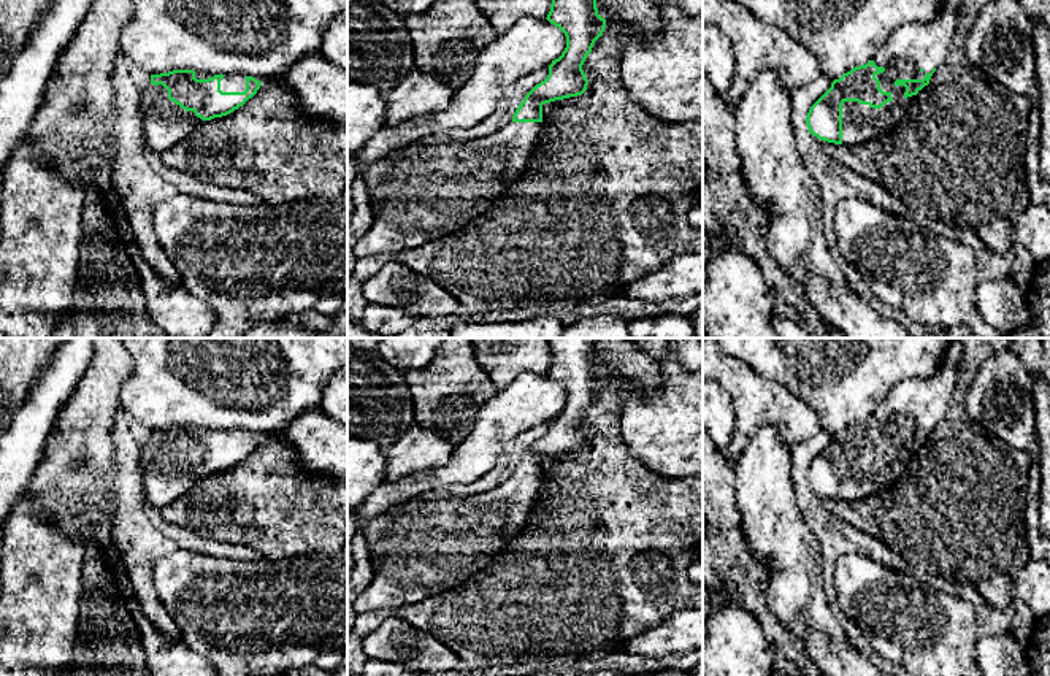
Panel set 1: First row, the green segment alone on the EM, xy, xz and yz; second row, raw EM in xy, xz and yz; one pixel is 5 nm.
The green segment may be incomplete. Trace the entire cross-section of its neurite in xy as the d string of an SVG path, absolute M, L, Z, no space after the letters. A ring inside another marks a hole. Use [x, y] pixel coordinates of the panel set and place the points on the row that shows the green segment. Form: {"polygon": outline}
{"polygon": "M173 70L151 75L151 84L143 90L140 102L148 148L162 154L201 122L243 106L260 86L259 79L244 73Z"}

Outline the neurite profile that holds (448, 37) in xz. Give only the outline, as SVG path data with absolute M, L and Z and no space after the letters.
M433 0L423 13L403 16L416 68L444 79L455 92L468 81L476 57L500 33L476 0Z

